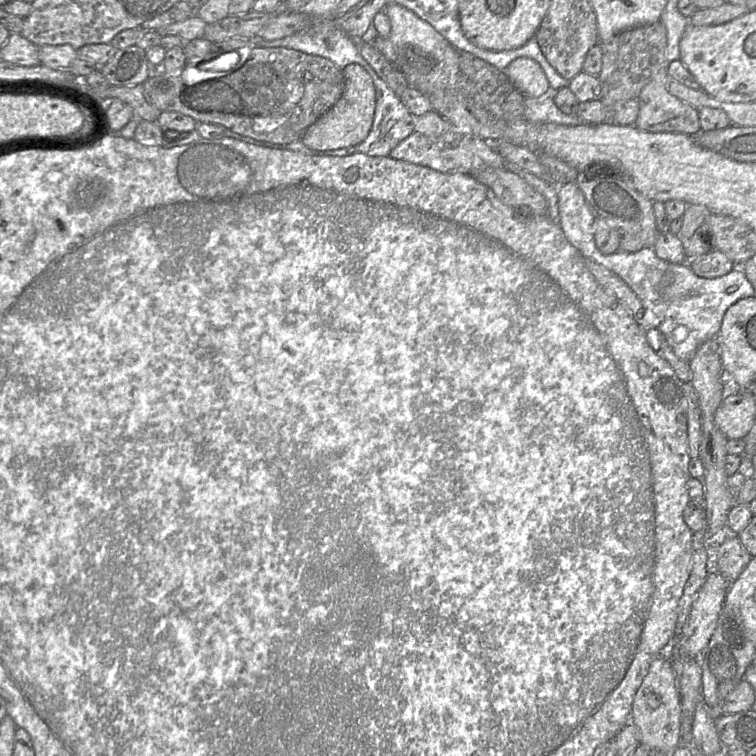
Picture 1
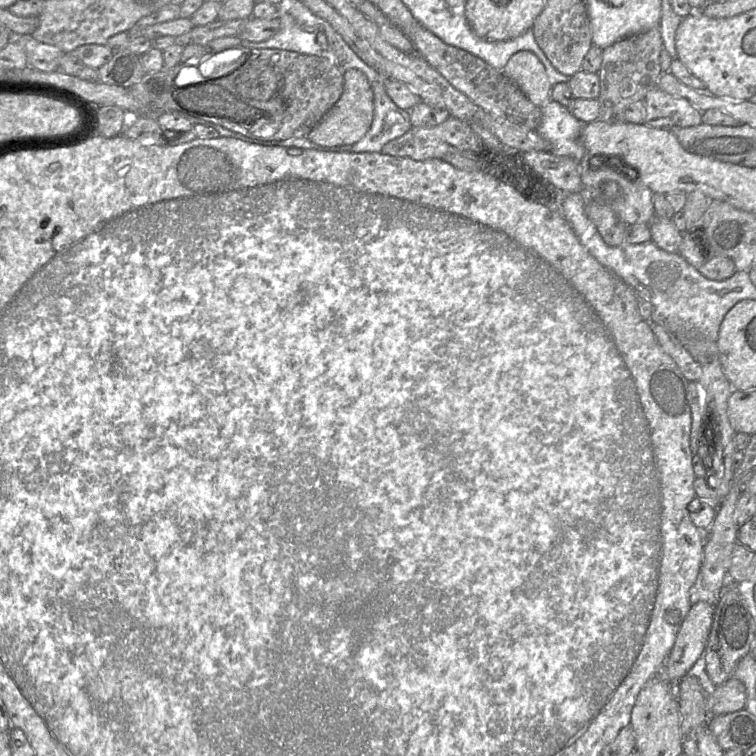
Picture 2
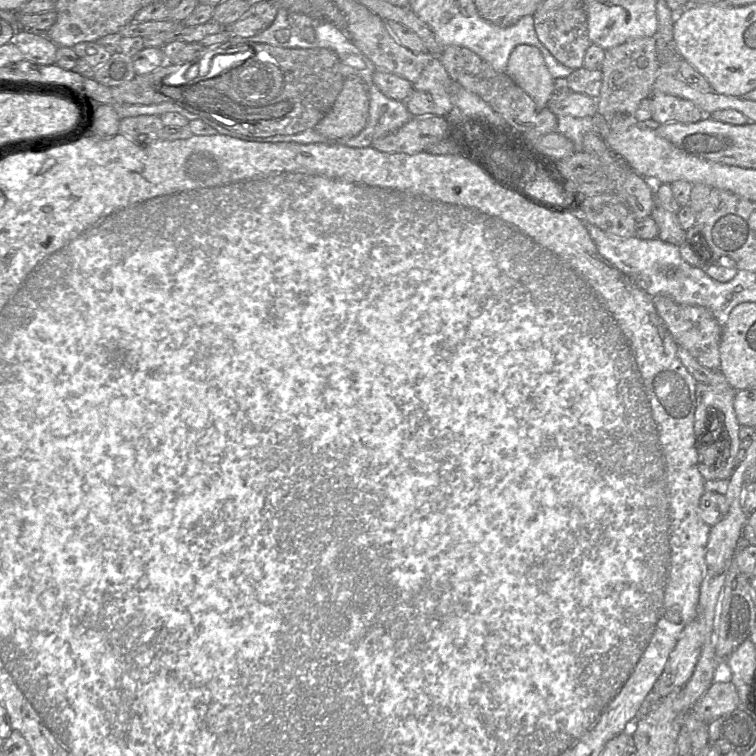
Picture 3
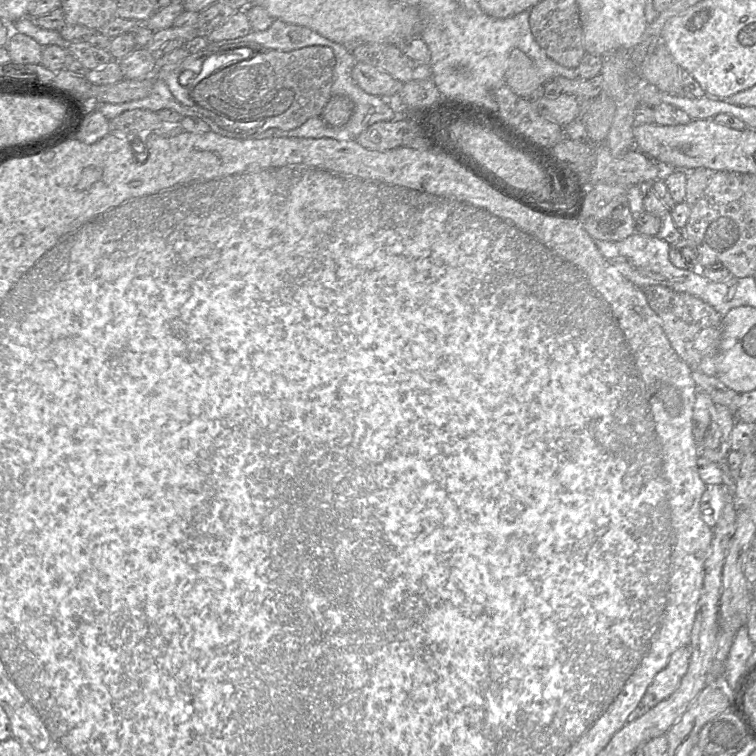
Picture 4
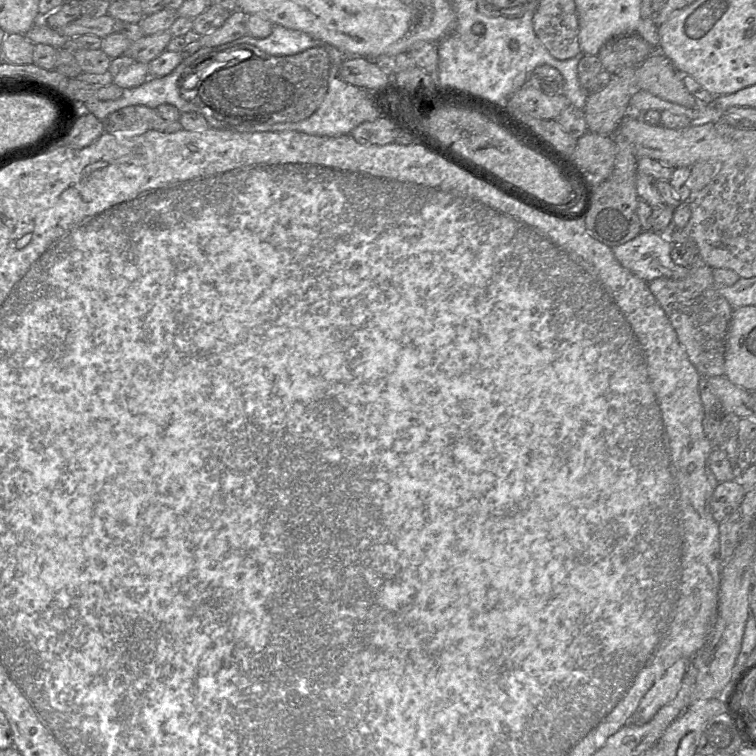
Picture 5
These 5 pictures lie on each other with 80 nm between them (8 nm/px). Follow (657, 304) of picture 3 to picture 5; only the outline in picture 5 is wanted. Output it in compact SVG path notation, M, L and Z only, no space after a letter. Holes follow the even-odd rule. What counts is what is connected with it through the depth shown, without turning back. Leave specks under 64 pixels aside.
M702 262L690 267L689 274L682 279L660 277L648 283L651 293L665 311L676 331L680 344L685 348L690 362L702 377L724 376L725 348L733 307L718 293L717 284L713 278L713 269Z

